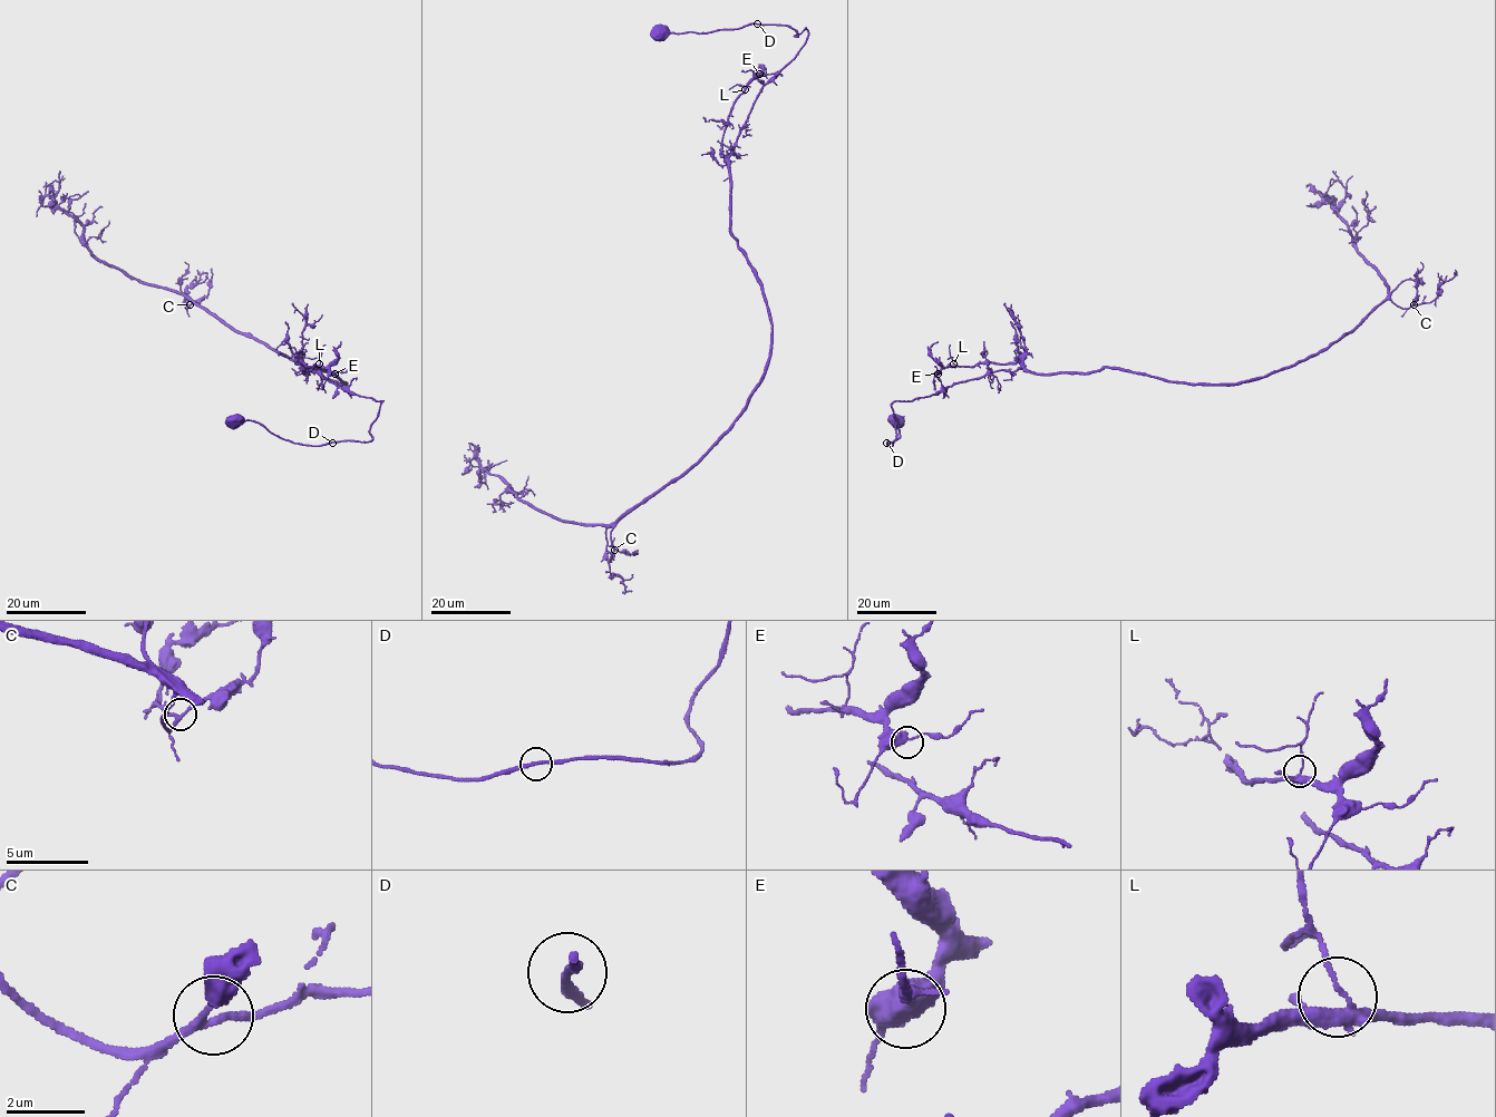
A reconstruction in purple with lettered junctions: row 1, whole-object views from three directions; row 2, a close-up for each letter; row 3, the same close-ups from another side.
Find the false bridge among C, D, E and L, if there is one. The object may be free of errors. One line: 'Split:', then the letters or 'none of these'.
Split: none of these

